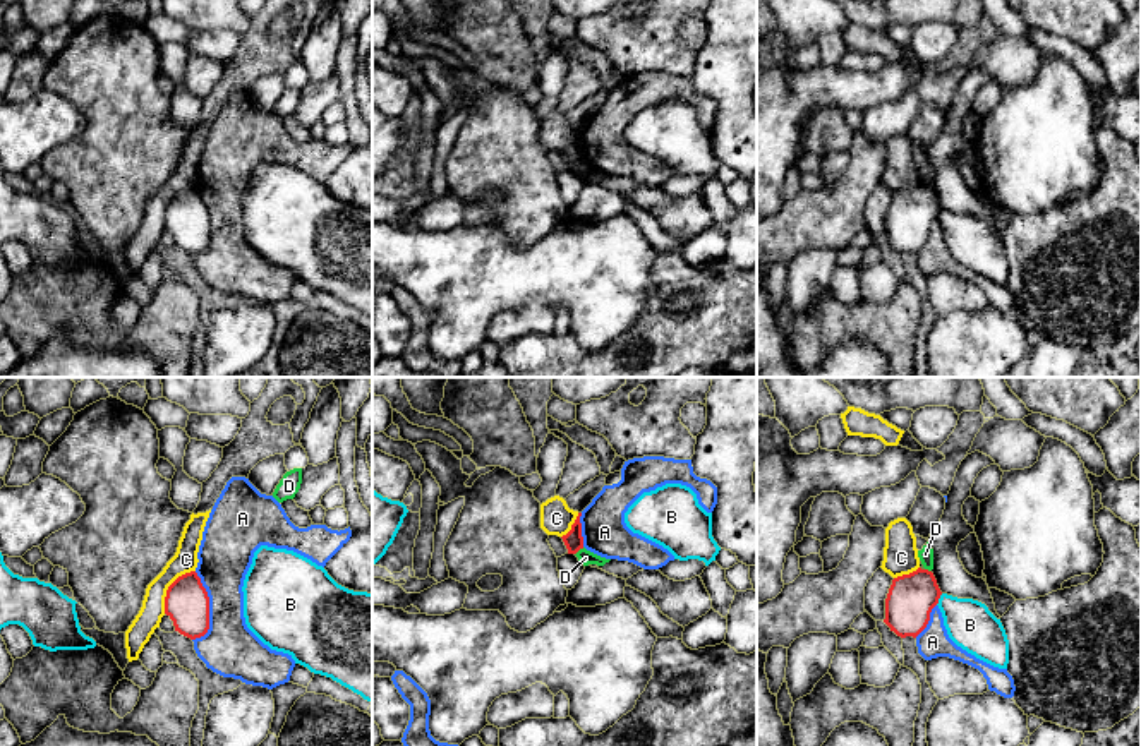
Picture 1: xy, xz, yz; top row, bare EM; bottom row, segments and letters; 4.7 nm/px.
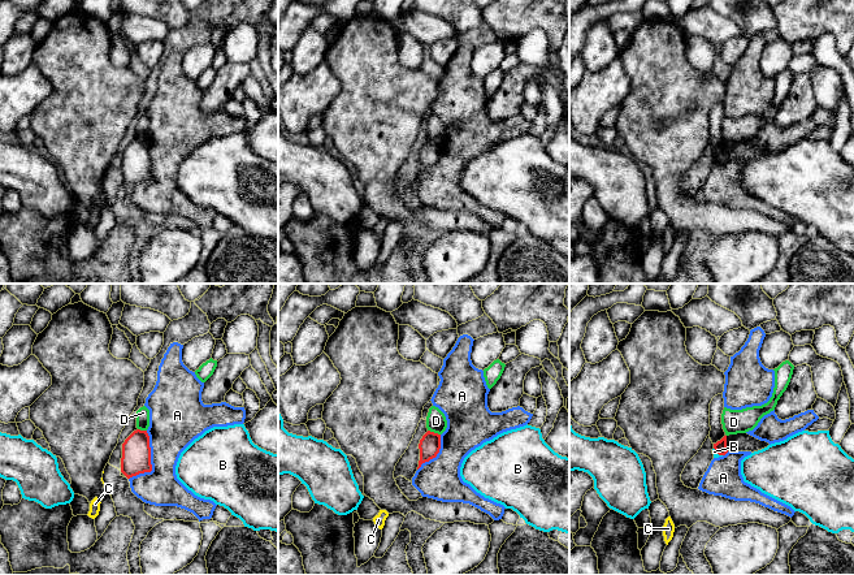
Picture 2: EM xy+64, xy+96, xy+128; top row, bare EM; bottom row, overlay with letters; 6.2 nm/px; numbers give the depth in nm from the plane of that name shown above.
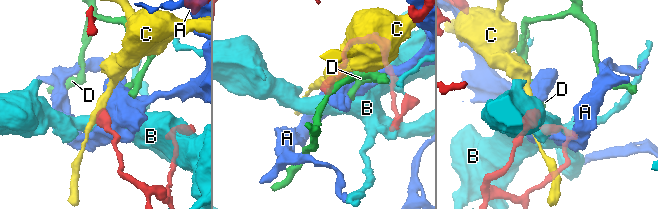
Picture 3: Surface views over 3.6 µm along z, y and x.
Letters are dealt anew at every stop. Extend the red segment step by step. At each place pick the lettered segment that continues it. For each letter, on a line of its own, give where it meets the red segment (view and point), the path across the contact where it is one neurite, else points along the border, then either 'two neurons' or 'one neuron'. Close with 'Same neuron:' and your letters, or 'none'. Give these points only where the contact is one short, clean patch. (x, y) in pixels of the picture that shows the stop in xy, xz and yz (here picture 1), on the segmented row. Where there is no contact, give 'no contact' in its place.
A: meets red in xy at (208, 609); two neurons
B: meets red in yz at (939, 597); two neurons
C: meets red in xy at (169, 587); border along xy (194, 570), (181, 575), (169, 587), (163, 613); two neurons
D: meets red in xz at (579, 549); border along xz (584, 547), (575, 554); two neurons
Same neuron: none

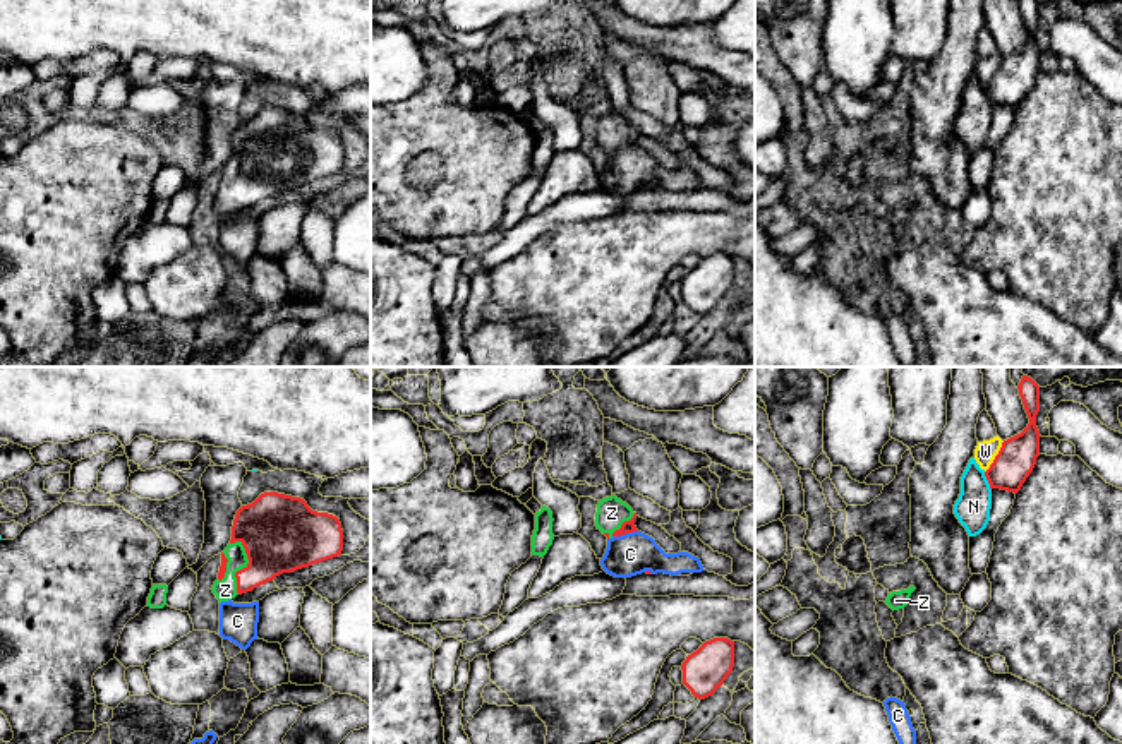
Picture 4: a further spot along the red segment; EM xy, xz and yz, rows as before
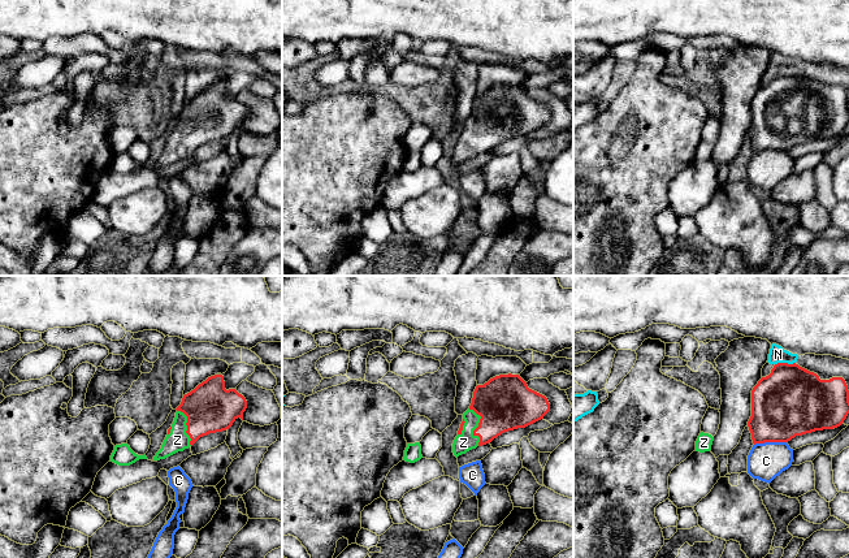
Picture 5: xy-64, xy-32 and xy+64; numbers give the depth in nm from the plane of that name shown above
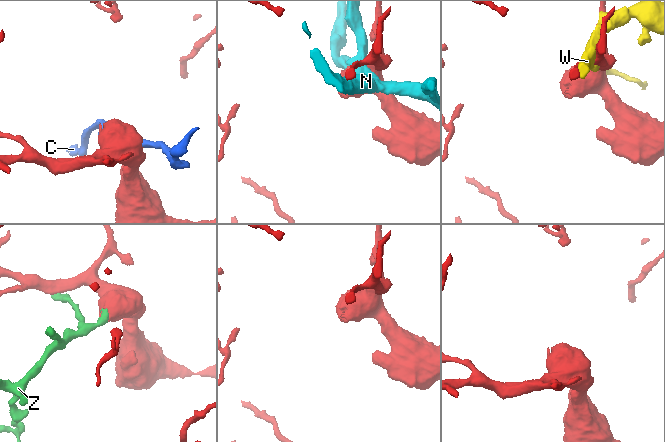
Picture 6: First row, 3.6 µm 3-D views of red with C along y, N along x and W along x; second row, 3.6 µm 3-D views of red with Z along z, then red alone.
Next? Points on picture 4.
C: meets red in xz at (625, 534); two neurons
N: meets red in yz at (987, 479); two neurons
W: meets red in yz at (995, 456); two neurons
Z: meets red in xy at (244, 568); one neuron
Same neuron: Z

